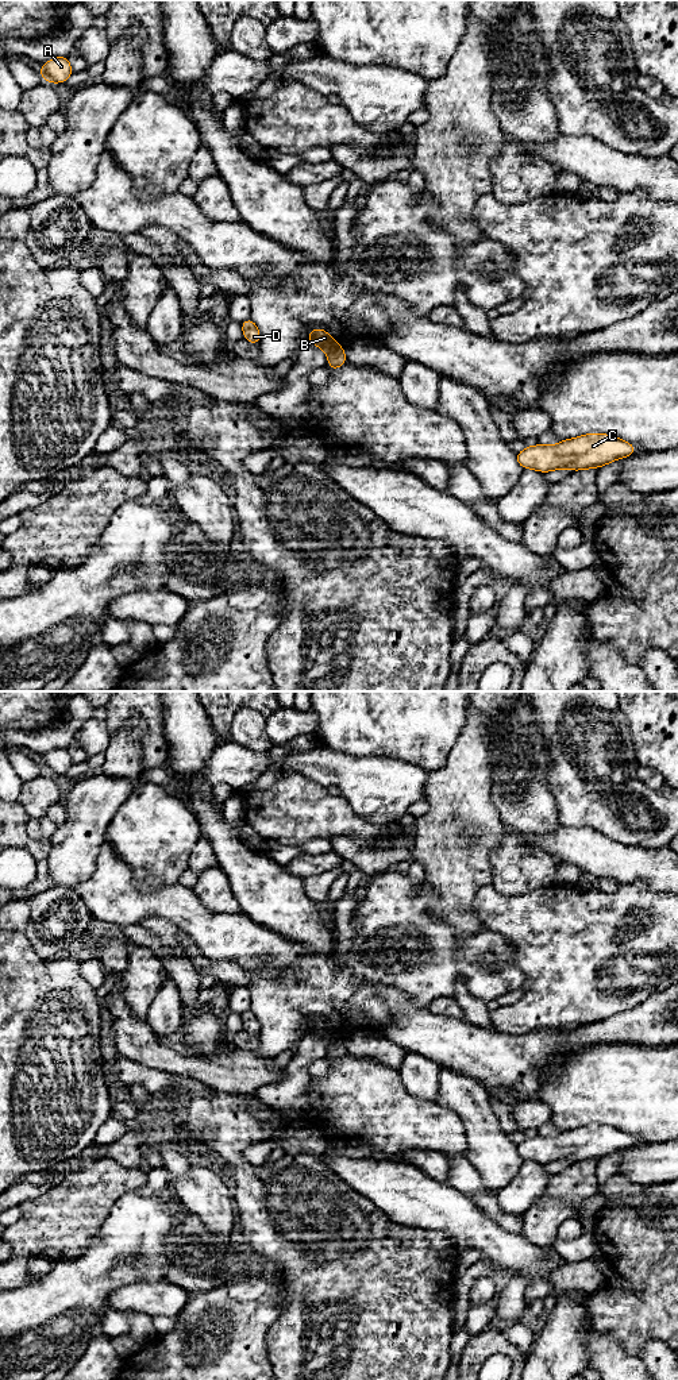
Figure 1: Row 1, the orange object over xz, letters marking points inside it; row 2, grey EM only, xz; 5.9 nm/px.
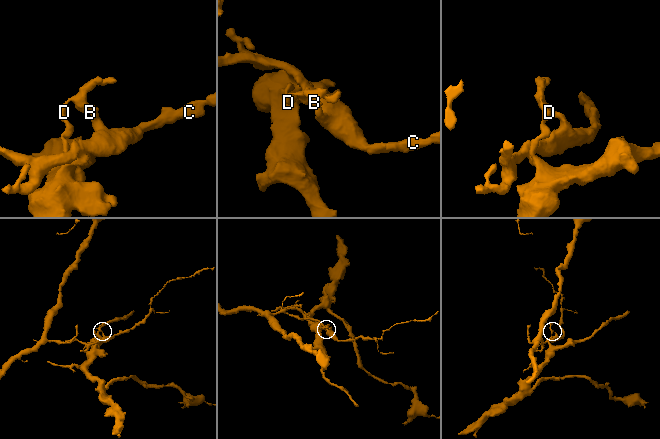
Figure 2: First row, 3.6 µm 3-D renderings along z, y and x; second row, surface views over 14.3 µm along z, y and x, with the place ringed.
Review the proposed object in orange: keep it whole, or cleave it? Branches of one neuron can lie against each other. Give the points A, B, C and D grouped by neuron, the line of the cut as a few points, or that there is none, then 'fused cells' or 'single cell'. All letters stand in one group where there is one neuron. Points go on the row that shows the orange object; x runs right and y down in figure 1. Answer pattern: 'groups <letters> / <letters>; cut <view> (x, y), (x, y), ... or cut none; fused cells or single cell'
groups A C / B D; cut xz (341, 347), (328, 355); fused cells

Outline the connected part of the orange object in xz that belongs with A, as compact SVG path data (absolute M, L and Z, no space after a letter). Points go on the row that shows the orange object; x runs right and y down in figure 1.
M57 57L39 68L43 81L63 84L72 74L72 66L68 57Z

